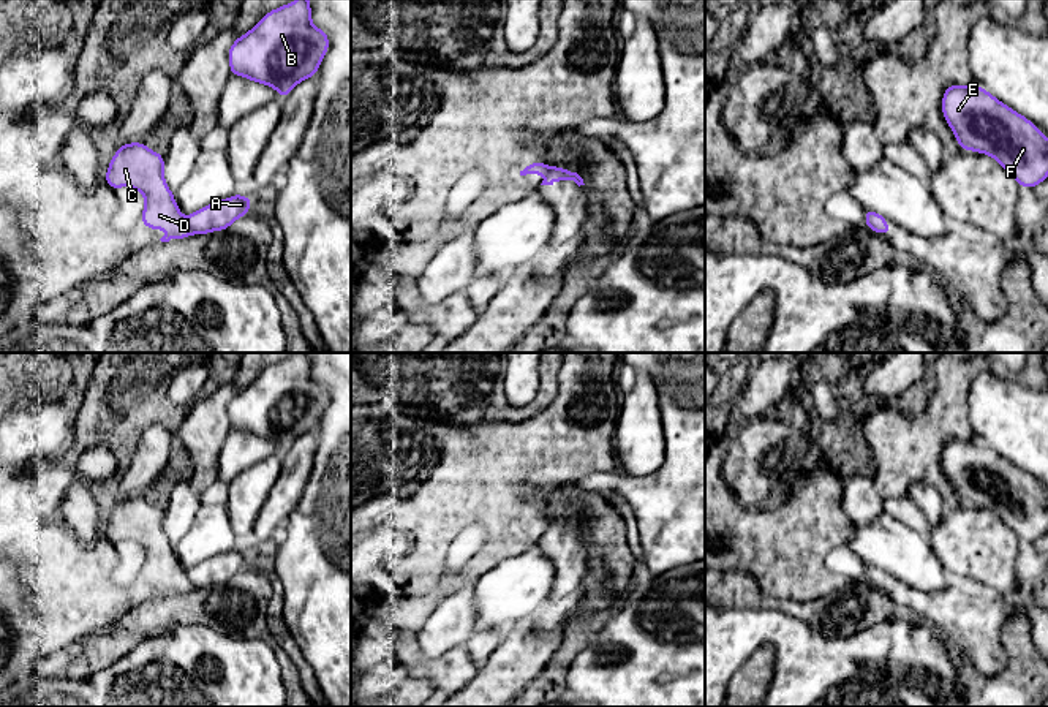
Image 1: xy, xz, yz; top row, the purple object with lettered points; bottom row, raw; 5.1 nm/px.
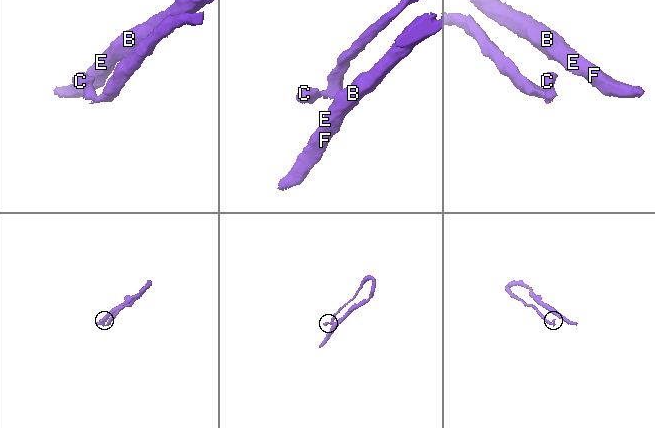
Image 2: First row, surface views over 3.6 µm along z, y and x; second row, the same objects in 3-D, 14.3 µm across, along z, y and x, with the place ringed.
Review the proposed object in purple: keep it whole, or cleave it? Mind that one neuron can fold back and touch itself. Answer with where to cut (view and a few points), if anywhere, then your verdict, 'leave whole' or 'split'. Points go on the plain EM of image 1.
xy (185, 576), (193, 587) | split

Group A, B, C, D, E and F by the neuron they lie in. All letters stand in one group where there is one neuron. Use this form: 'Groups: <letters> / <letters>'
Groups: A B E F / C D

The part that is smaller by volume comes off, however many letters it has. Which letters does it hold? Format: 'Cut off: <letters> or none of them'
Cut off: C, D

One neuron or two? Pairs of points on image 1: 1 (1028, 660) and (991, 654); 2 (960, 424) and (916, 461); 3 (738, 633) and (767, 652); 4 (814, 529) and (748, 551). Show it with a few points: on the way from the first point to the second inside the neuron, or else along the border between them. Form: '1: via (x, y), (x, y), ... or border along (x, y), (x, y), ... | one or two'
1: border along (1006, 619), (1001, 628), (1006, 665), (987, 676) | two
2: via (949, 426), (925, 449) | one
3: border along (775, 647), (770, 644), (761, 646), (751, 655) | two
4: via (799, 529), (784, 543), (764, 543) | one

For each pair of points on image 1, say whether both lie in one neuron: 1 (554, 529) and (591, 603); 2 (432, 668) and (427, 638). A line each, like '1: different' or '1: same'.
1: different
2: different

